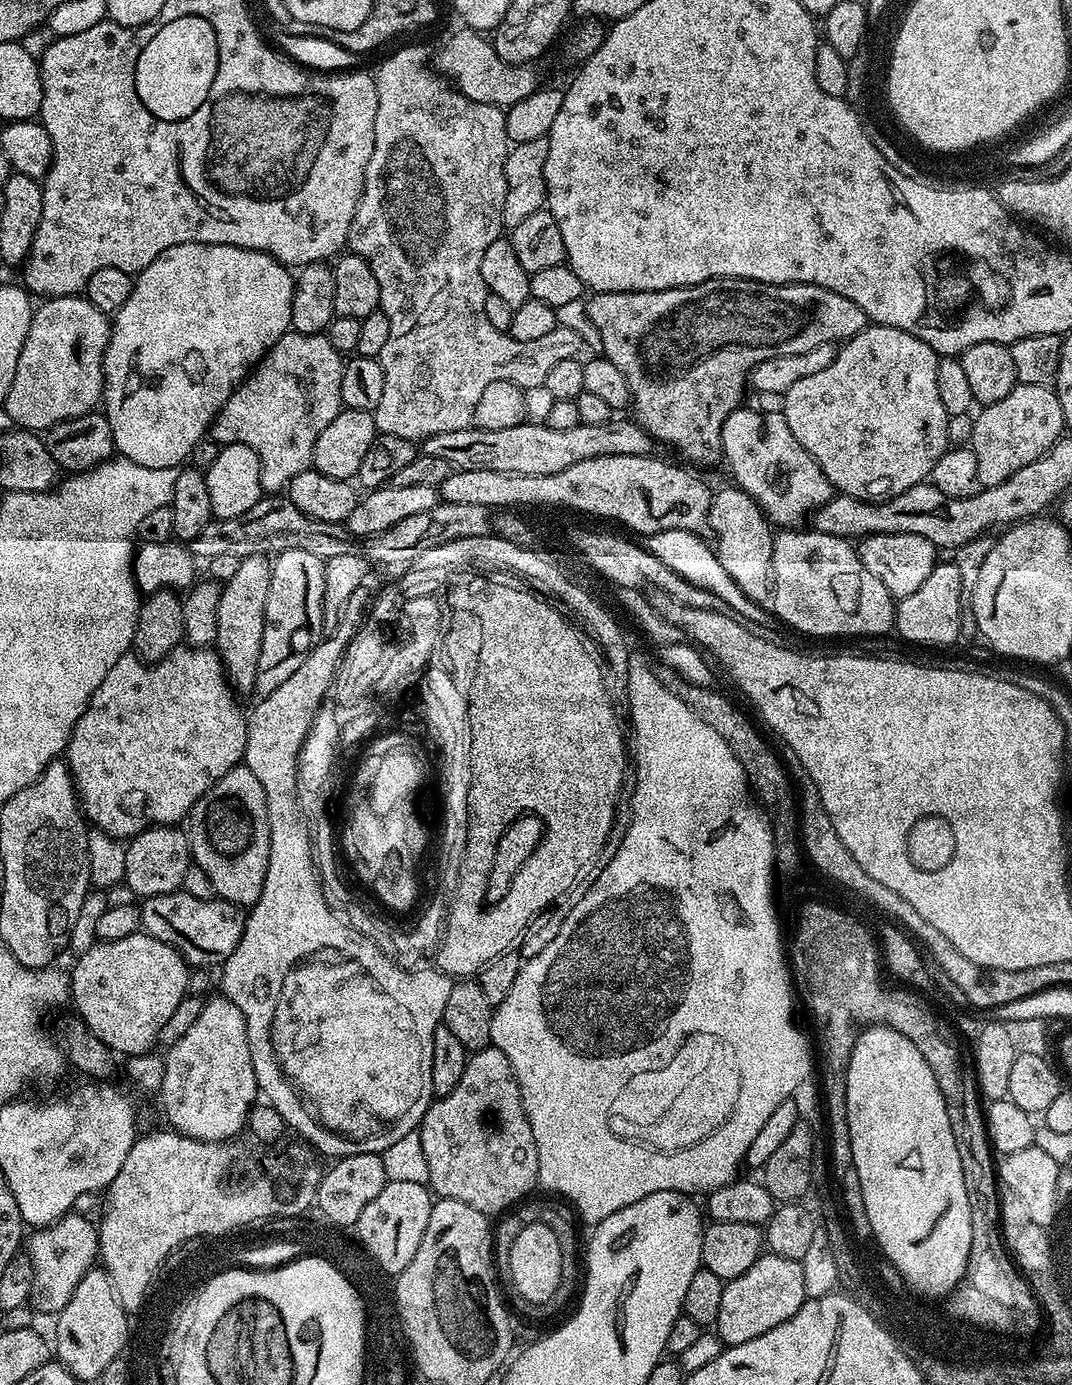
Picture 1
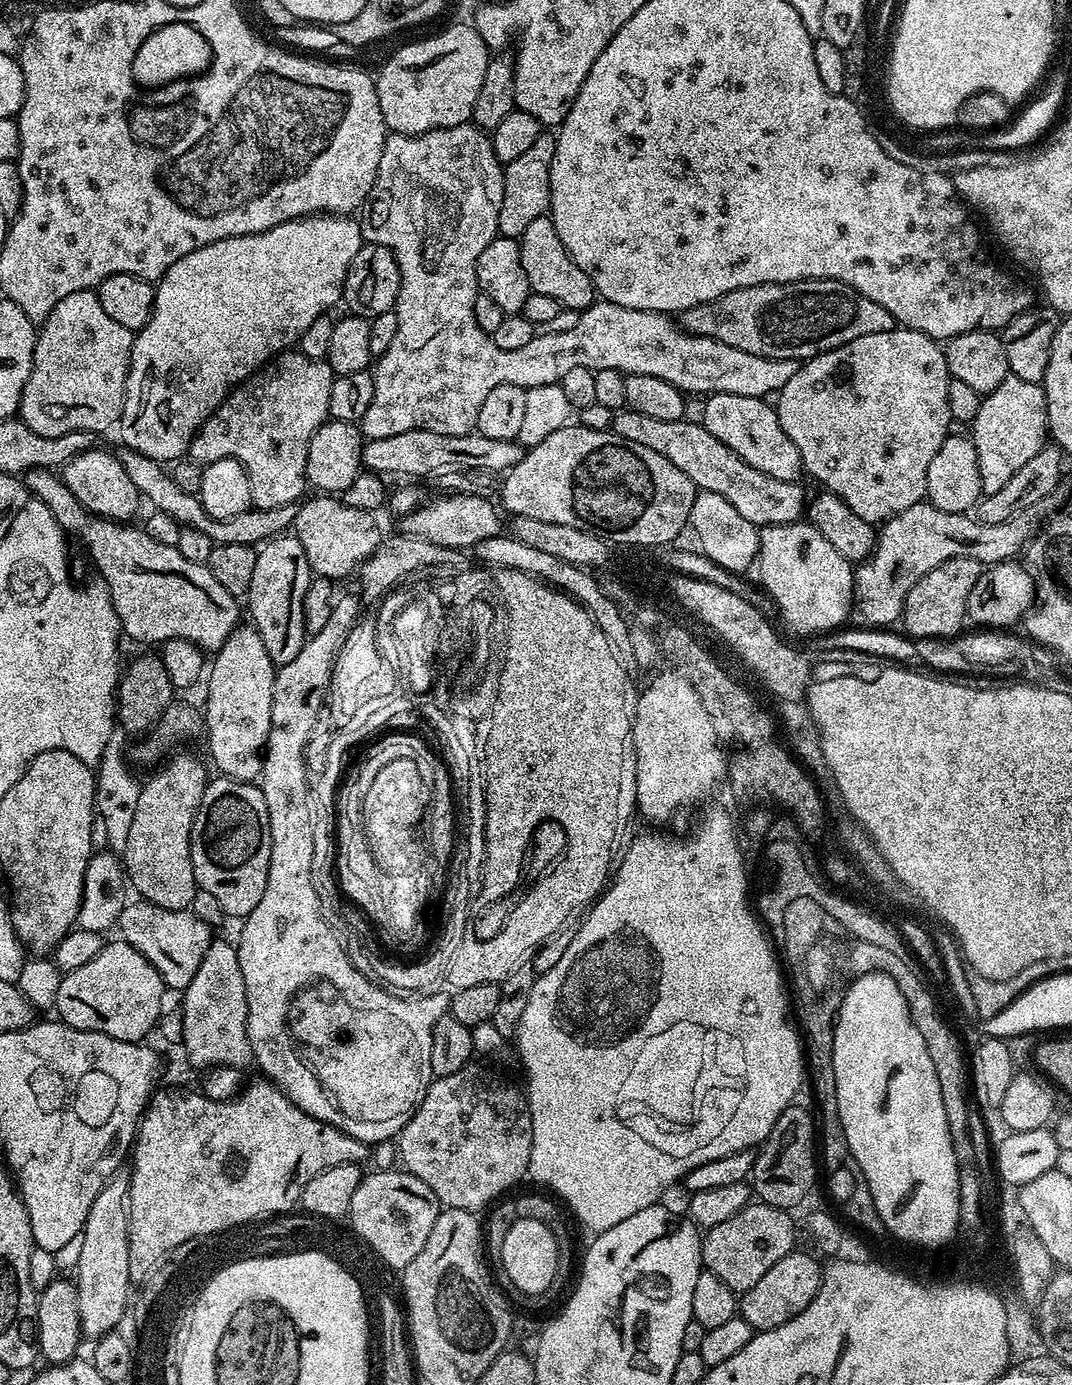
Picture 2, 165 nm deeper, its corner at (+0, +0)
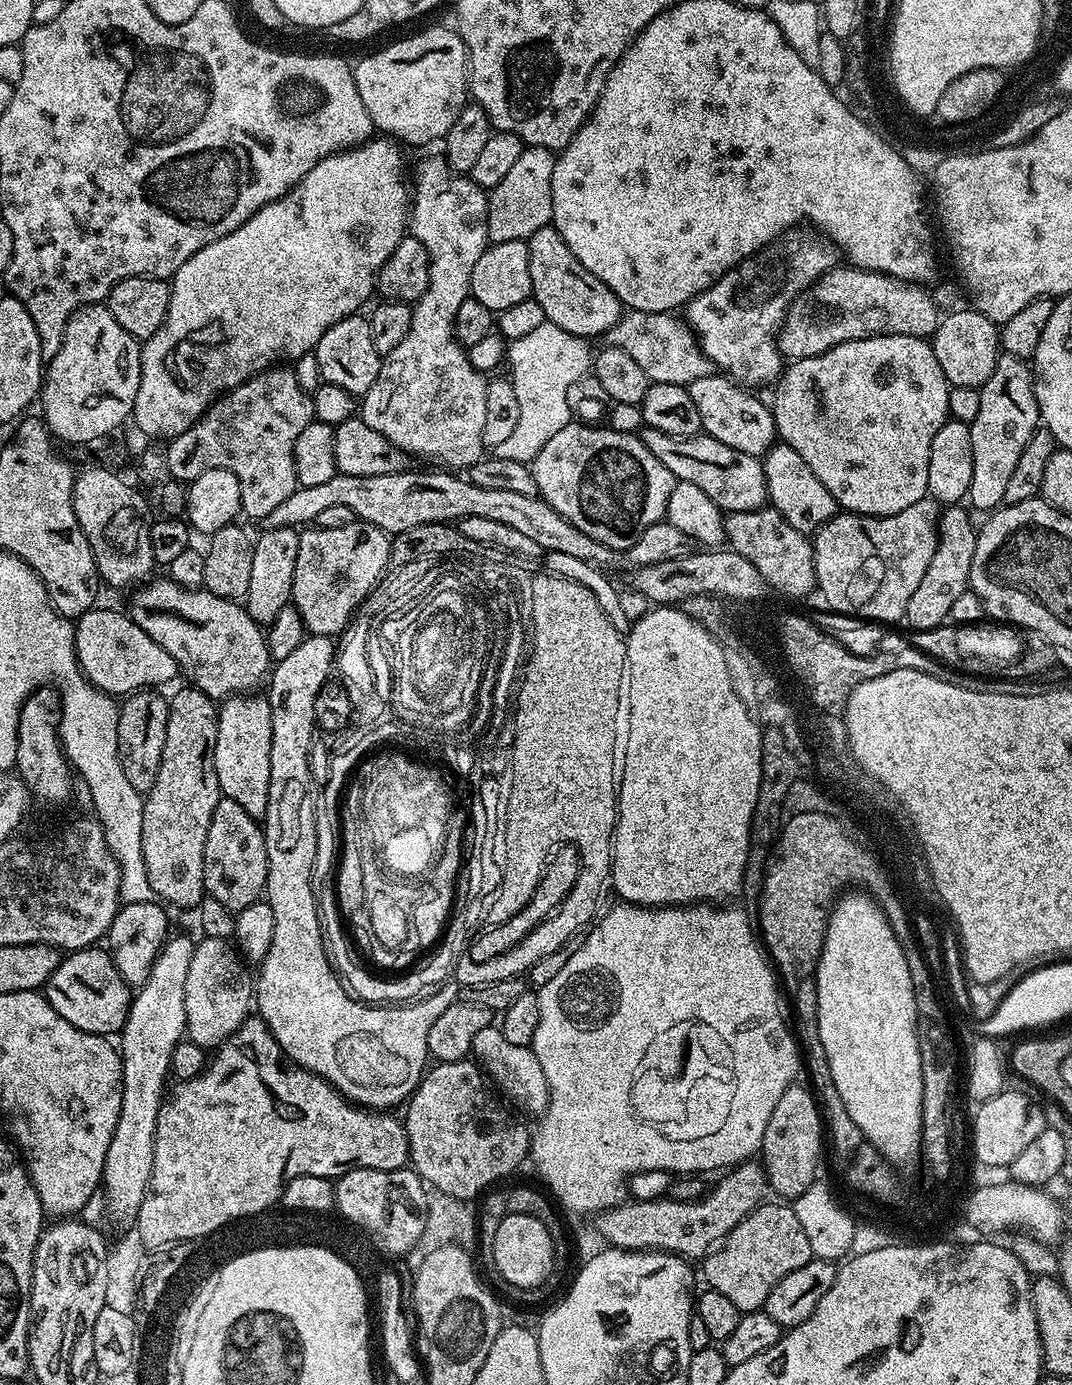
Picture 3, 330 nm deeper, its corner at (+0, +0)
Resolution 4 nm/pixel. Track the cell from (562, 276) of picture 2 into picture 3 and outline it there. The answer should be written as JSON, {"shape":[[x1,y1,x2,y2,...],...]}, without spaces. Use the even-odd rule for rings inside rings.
{"shape":[[551,226,542,230,534,230,534,234,527,240,528,253,530,254,530,282,532,283,532,299,542,306,542,314,547,323,566,330,566,334,593,338,603,337,612,329,622,315,620,299,562,242,562,234]]}

